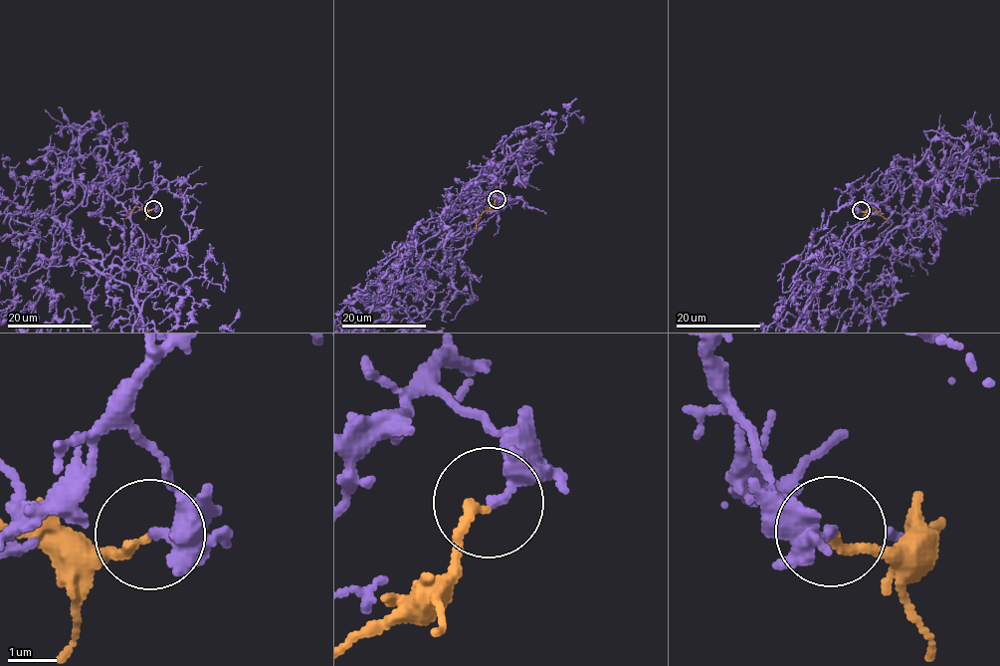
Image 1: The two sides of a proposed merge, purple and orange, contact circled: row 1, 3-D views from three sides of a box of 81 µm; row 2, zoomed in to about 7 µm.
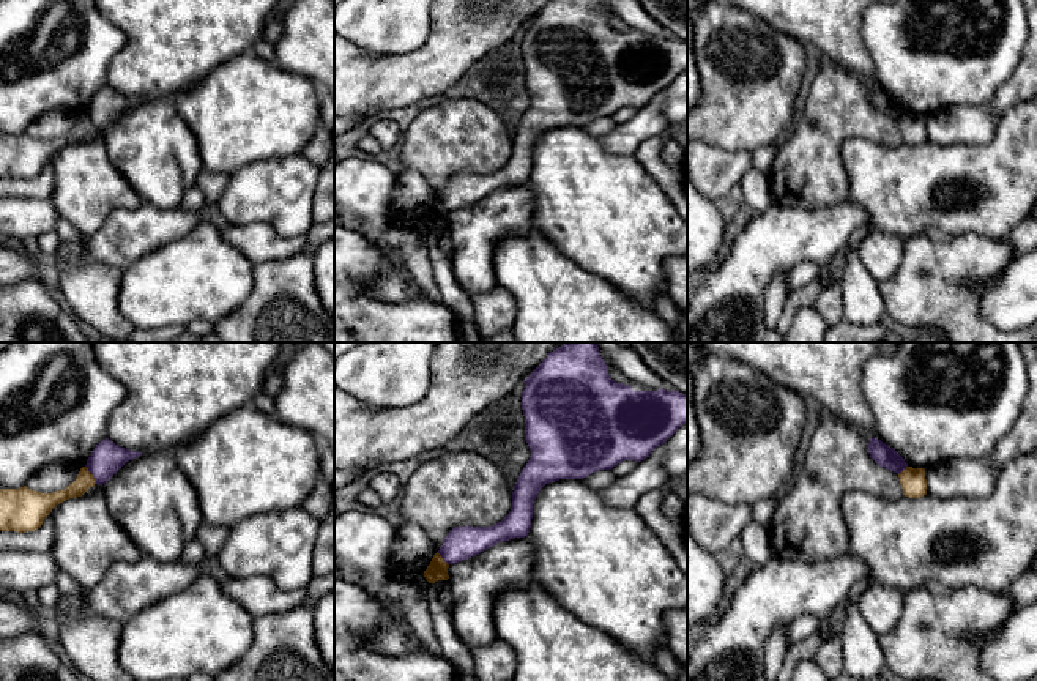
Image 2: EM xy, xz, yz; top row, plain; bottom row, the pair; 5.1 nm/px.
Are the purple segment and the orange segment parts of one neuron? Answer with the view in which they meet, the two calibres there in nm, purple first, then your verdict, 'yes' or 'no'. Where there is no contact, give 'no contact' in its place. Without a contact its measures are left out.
meets purple in xy; 170 nm thick on the purple side, 90 nm on the other; no

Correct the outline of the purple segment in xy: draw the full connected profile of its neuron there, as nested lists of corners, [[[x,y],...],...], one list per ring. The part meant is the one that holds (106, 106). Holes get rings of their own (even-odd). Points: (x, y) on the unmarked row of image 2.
[[[109,85],[102,87],[91,98],[87,115],[93,121],[96,131],[106,131],[126,109],[140,104],[142,99],[125,96]]]

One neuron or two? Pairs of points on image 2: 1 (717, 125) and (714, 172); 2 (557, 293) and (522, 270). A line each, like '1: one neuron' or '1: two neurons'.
1: two neurons
2: one neuron

